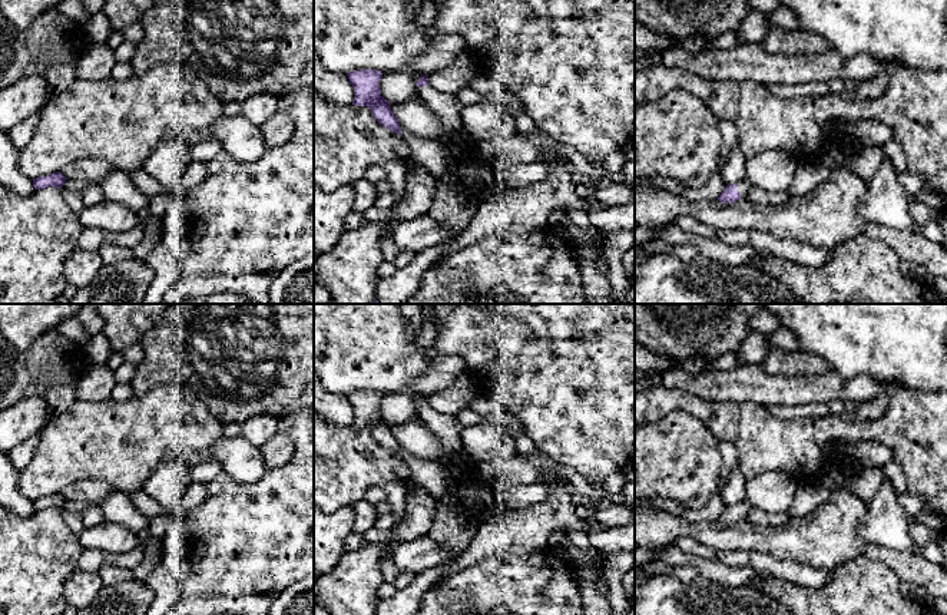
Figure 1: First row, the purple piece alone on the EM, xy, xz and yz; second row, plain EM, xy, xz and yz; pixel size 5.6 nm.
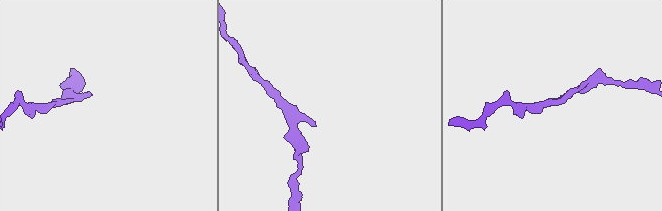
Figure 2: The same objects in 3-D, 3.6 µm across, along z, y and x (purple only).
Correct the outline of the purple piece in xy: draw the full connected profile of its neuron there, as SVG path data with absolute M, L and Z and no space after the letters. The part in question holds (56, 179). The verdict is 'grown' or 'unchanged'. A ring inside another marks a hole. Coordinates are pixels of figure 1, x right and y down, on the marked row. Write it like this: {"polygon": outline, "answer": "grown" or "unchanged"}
{"polygon": "M53 172L46 176L39 176L33 179L34 189L46 189L49 186L60 188L66 182L66 176L62 172Z", "answer": "unchanged"}

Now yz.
{"polygon": "M744 179L738 183L726 185L718 201L724 204L736 202L745 198L751 188L752 183L748 179Z", "answer": "grown"}

